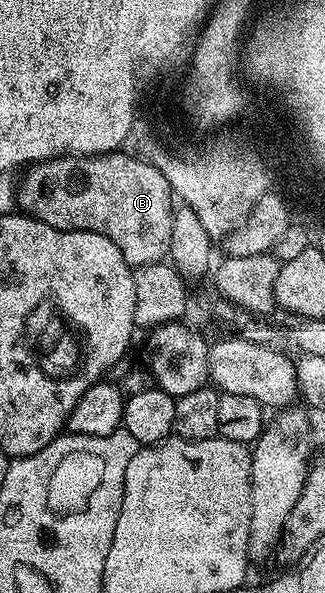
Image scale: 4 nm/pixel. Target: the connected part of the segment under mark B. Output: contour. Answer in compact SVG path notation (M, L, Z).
M112 152L110 155L57 155L53 159L48 159L45 163L37 163L26 168L23 180L17 183L17 207L22 214L31 215L34 219L39 219L45 225L53 225L53 229L62 231L92 231L101 233L101 237L109 237L119 249L127 264L133 269L141 265L164 262L169 254L170 241L172 239L173 218L175 210L174 192L166 180L165 175L155 167L152 162L145 163L141 159L125 155L125 152Z

